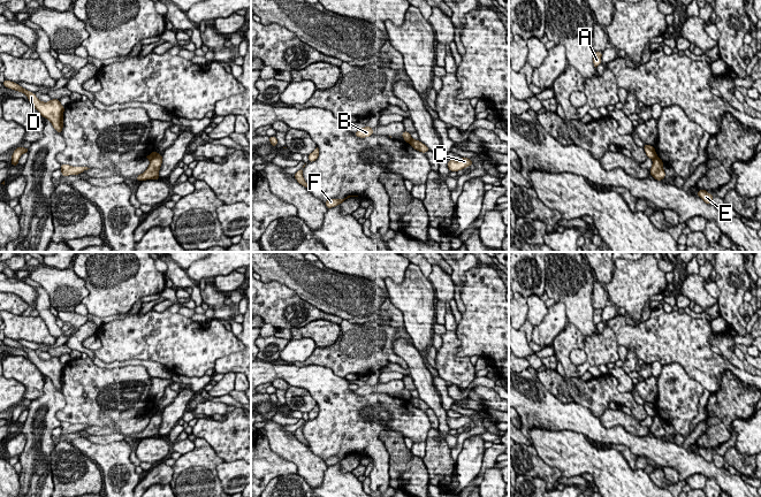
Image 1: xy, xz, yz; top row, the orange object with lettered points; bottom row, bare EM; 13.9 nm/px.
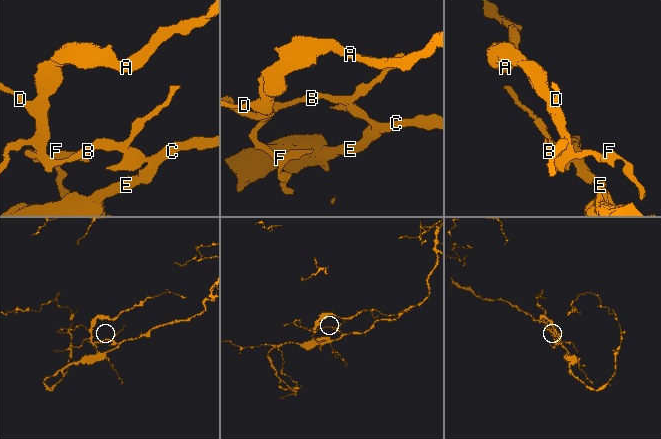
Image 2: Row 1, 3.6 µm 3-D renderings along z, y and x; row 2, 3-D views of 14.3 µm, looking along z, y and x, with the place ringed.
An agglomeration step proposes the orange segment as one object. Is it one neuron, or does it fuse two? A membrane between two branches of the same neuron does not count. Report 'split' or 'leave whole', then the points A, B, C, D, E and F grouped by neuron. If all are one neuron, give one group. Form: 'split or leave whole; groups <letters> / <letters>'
split; groups A B D F / C E

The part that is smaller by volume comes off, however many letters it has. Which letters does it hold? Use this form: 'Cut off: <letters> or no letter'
Cut off: A, B, D, F

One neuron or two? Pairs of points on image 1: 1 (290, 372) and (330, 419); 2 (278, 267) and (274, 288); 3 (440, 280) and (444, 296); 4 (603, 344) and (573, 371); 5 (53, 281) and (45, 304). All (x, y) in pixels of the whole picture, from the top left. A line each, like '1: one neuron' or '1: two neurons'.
1: one neuron
2: two neurons
3: one neuron
4: one neuron
5: two neurons

